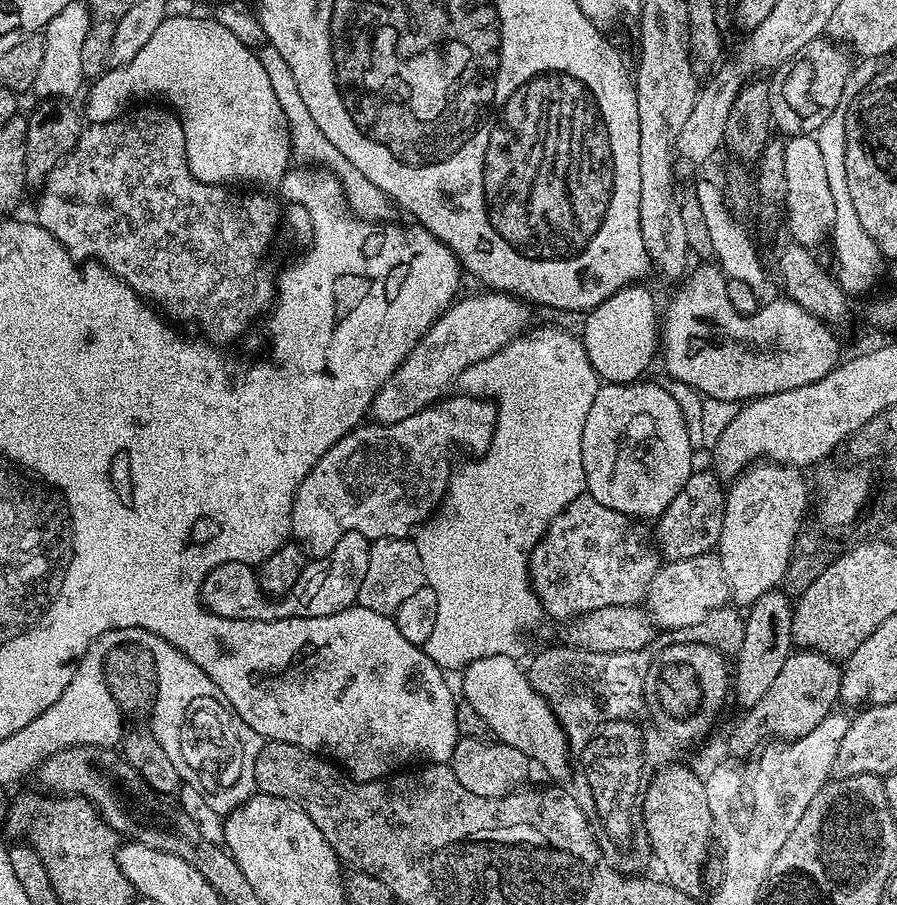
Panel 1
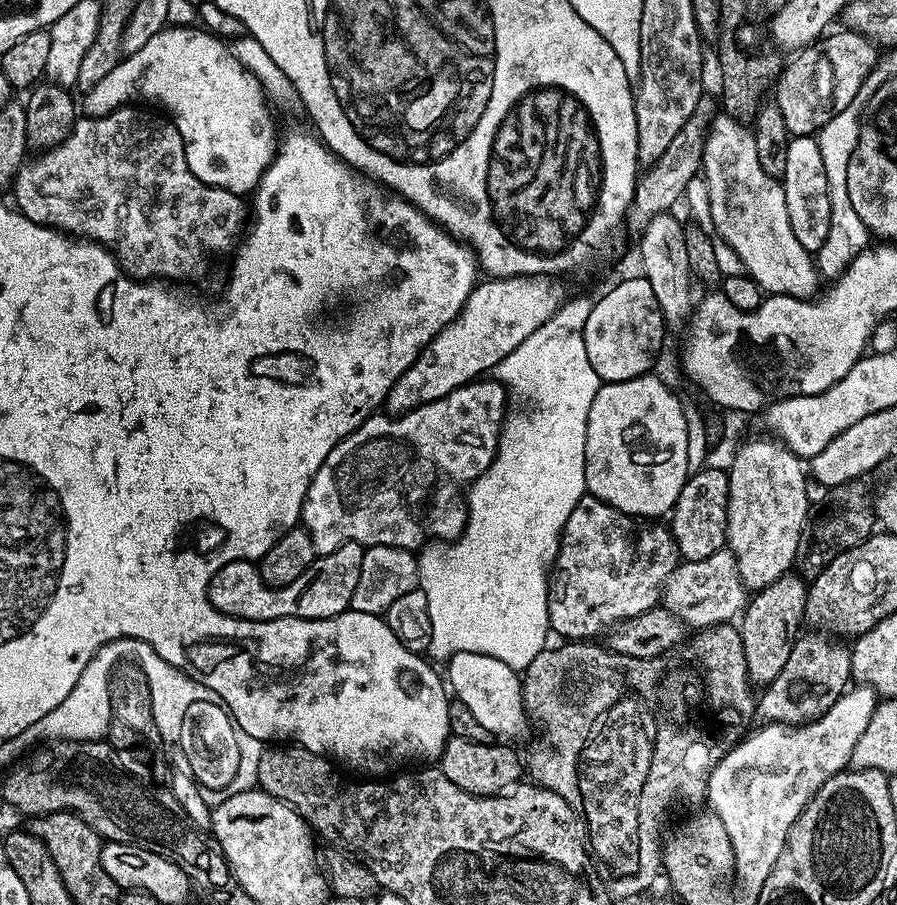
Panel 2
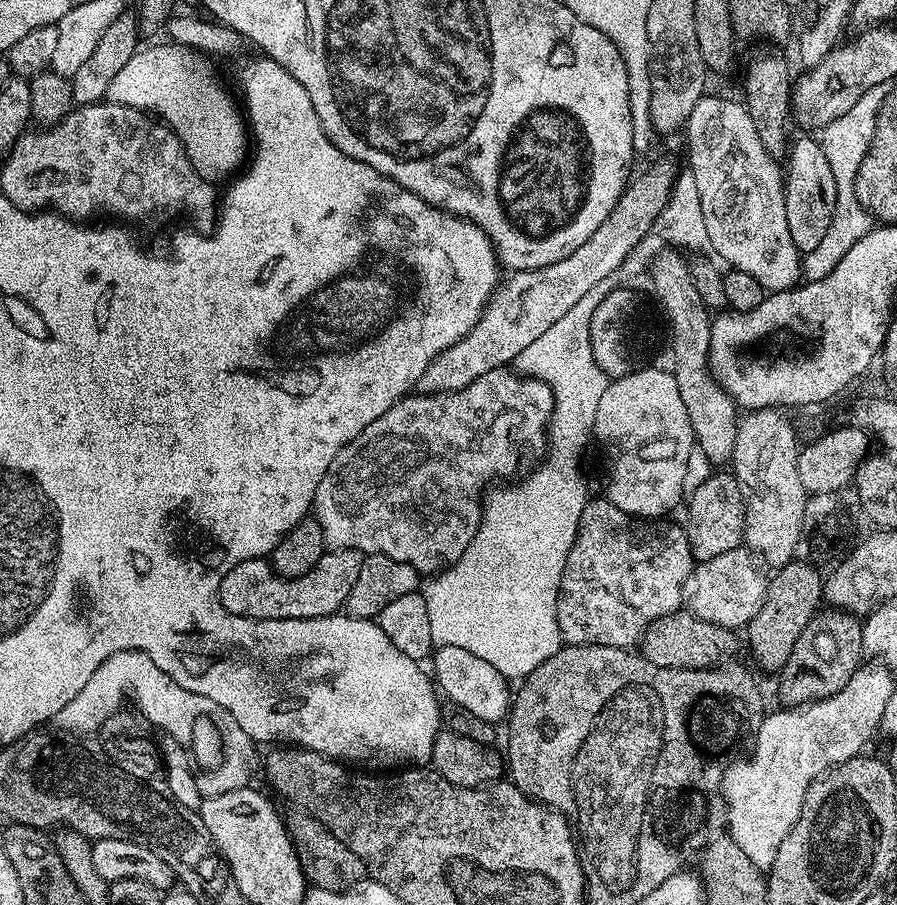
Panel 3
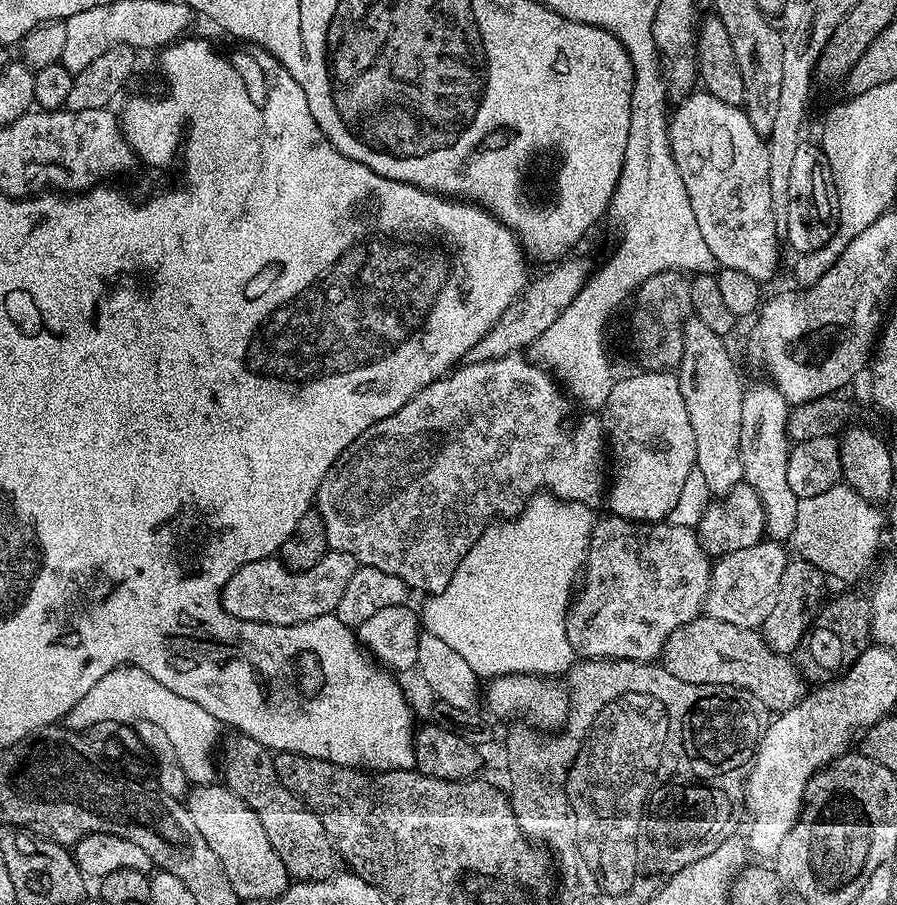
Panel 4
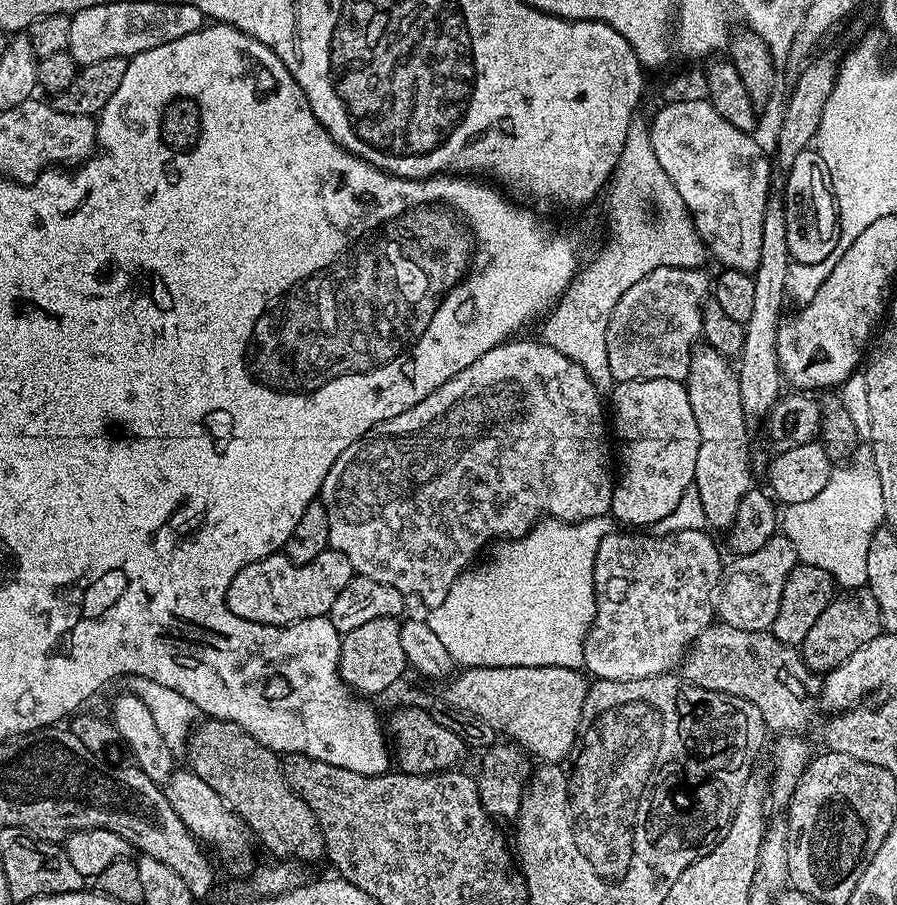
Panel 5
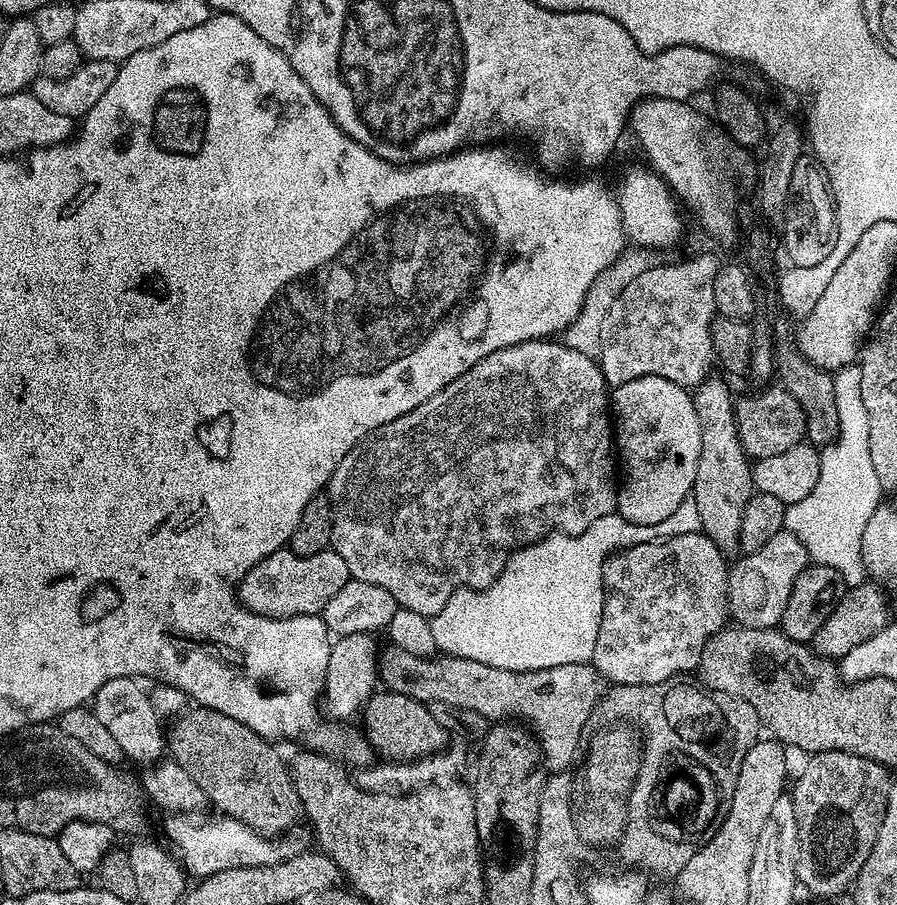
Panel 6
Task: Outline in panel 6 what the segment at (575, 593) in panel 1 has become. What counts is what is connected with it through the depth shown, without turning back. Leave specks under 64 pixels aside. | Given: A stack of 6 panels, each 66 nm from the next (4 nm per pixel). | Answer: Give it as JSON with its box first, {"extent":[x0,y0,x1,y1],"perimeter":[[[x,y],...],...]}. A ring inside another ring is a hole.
{"extent":[591,532,730,684],"perimeter":[[[691,532],[690,534],[668,534],[666,538],[657,538],[645,544],[635,544],[632,548],[621,548],[619,552],[612,553],[604,564],[604,609],[602,610],[602,622],[598,630],[598,642],[594,642],[594,654],[591,665],[600,671],[605,681],[617,684],[661,684],[667,680],[679,677],[680,672],[695,673],[700,666],[700,659],[704,653],[704,647],[710,642],[710,638],[721,632],[730,620],[730,609],[728,606],[728,569],[730,567],[725,553],[720,551],[714,542],[703,532]]]}

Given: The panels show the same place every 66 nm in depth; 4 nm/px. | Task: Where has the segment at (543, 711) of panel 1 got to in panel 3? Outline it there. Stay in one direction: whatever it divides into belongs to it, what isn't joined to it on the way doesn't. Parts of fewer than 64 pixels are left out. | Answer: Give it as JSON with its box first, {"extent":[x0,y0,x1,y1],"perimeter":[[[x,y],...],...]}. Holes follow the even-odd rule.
{"extent":[430,644,512,724],"perimeter":[[[442,644],[433,651],[430,657],[431,664],[430,672],[434,677],[435,687],[447,699],[458,702],[460,706],[469,710],[470,714],[477,715],[483,721],[496,724],[507,717],[512,698],[511,691],[508,692],[510,684],[507,677],[503,676],[500,671],[495,670],[490,663],[483,662],[482,658],[470,654],[468,650],[460,646]],[[500,718],[501,720],[499,720]]]}

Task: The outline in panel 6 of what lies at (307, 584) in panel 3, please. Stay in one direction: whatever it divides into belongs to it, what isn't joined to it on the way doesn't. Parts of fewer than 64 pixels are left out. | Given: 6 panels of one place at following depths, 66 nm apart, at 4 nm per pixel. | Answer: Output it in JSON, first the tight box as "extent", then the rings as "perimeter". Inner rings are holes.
{"extent":[238,547,349,620],"perimeter":[[[282,547],[262,558],[262,562],[255,564],[243,576],[238,599],[255,616],[268,616],[272,620],[295,616],[316,618],[323,613],[326,602],[330,602],[330,598],[334,598],[334,594],[338,594],[349,579],[346,562],[342,562],[336,552],[329,550],[313,556],[299,556]]]}

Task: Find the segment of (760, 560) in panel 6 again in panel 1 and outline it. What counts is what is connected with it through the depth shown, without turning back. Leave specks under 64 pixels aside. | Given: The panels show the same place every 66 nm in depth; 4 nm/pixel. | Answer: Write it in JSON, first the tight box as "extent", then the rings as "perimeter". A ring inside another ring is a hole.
{"extent":[646,551,729,630],"perimeter":[[[715,551],[698,558],[667,561],[650,584],[646,597],[646,611],[661,629],[684,628],[691,630],[714,610],[729,603],[728,579],[724,566]],[[664,627],[664,628],[663,628]]]}

